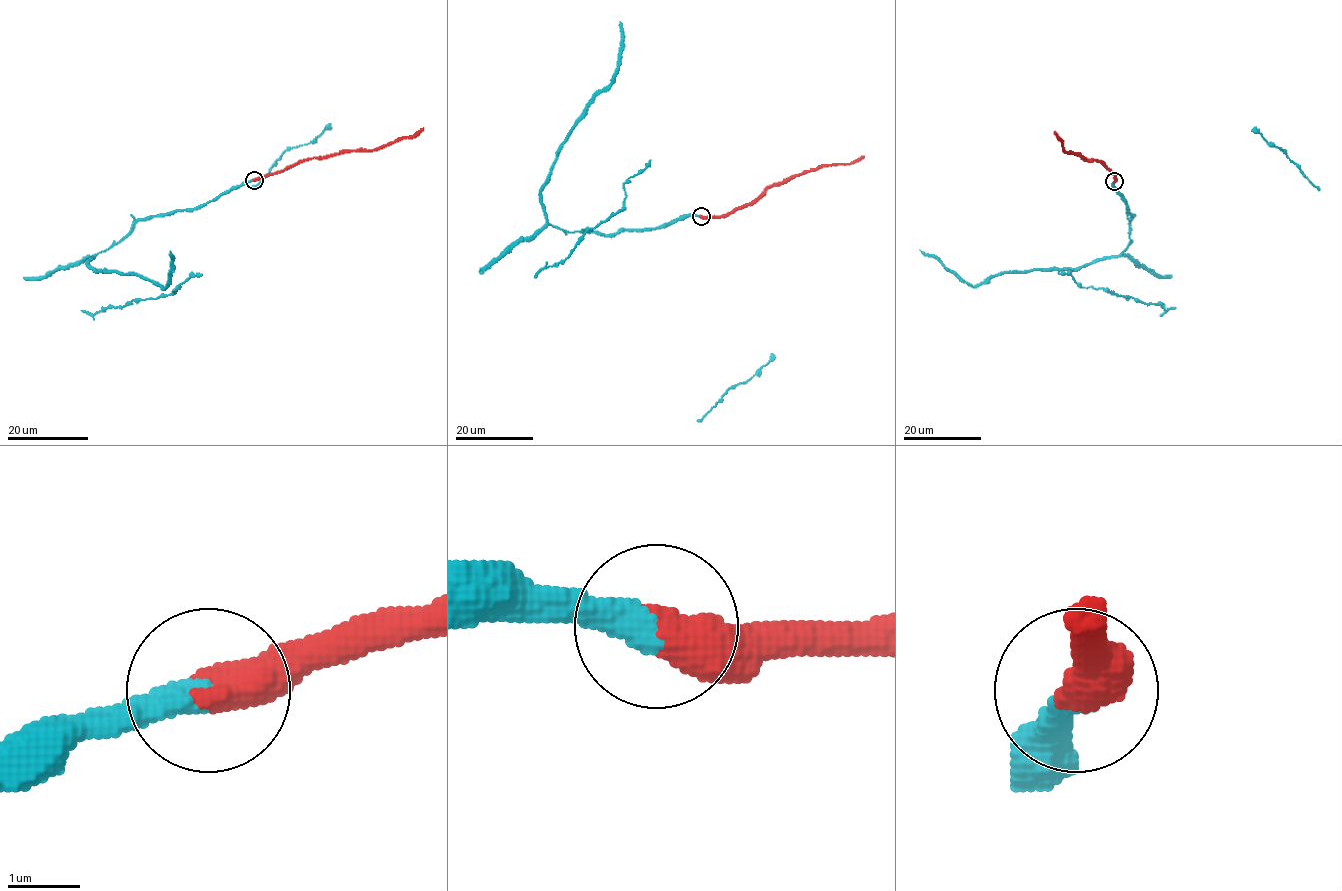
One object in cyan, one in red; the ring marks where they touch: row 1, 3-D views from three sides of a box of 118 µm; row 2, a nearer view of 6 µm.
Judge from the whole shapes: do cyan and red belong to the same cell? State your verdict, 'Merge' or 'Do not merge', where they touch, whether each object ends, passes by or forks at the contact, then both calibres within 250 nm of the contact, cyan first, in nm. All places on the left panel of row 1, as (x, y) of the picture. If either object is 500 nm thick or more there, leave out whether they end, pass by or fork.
Merge. Place: (254, 180). Thickness 420 nm (cyan) against 550 nm

